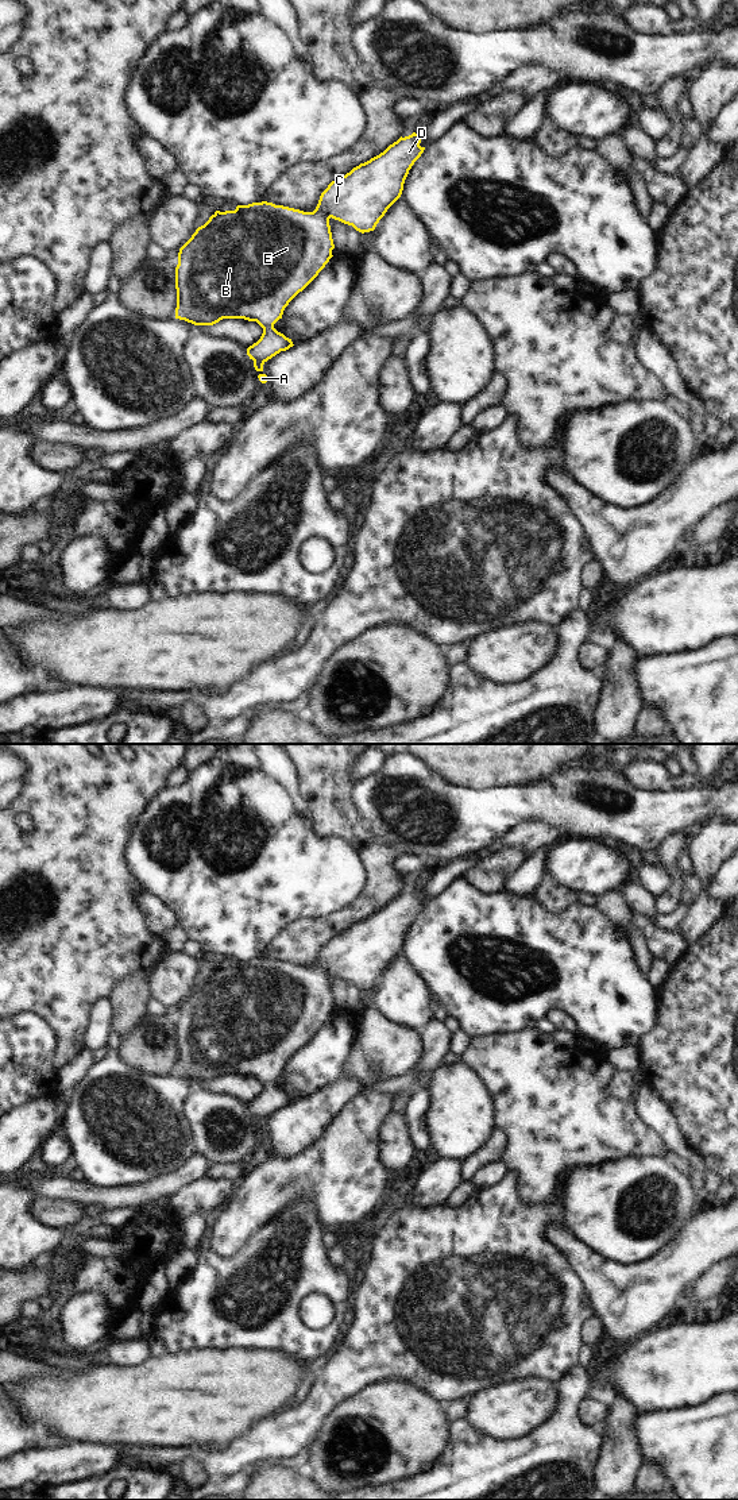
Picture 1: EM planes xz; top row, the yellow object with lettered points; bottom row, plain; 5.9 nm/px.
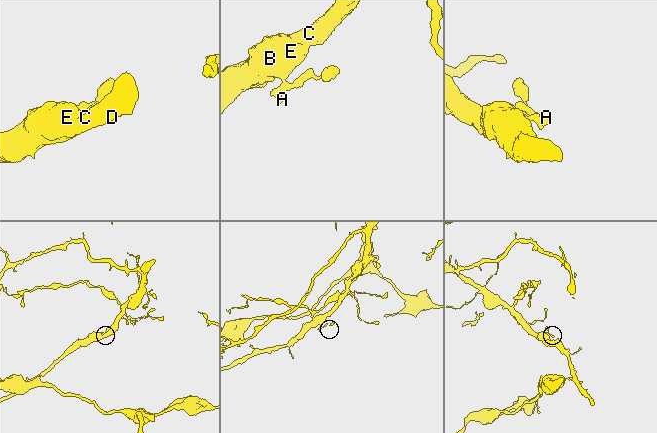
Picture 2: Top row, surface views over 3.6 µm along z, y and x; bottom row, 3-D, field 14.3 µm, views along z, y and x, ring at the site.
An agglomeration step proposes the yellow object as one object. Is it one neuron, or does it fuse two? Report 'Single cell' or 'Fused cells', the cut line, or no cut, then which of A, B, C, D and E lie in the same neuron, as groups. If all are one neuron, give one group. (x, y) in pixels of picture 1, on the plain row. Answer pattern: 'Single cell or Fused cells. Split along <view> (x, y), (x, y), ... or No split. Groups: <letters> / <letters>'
Single cell. No split. Groups: A B C D E.

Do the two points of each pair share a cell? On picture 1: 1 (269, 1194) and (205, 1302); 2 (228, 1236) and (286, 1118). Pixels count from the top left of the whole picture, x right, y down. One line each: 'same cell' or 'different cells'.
1: different cells
2: different cells

